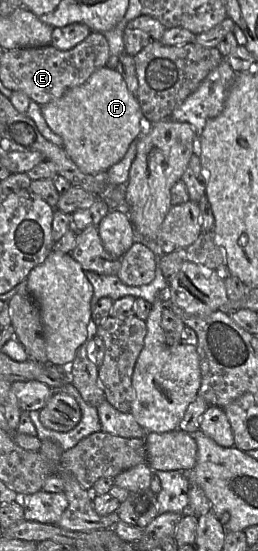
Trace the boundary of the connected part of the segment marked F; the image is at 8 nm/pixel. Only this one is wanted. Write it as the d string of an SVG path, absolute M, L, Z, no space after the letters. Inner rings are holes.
M116 67L99 68L83 84L68 90L60 98L42 105L41 112L49 128L63 139L63 148L69 158L86 174L107 171L124 157L130 143L141 136L140 121L143 113L139 101L136 95L128 90Z

